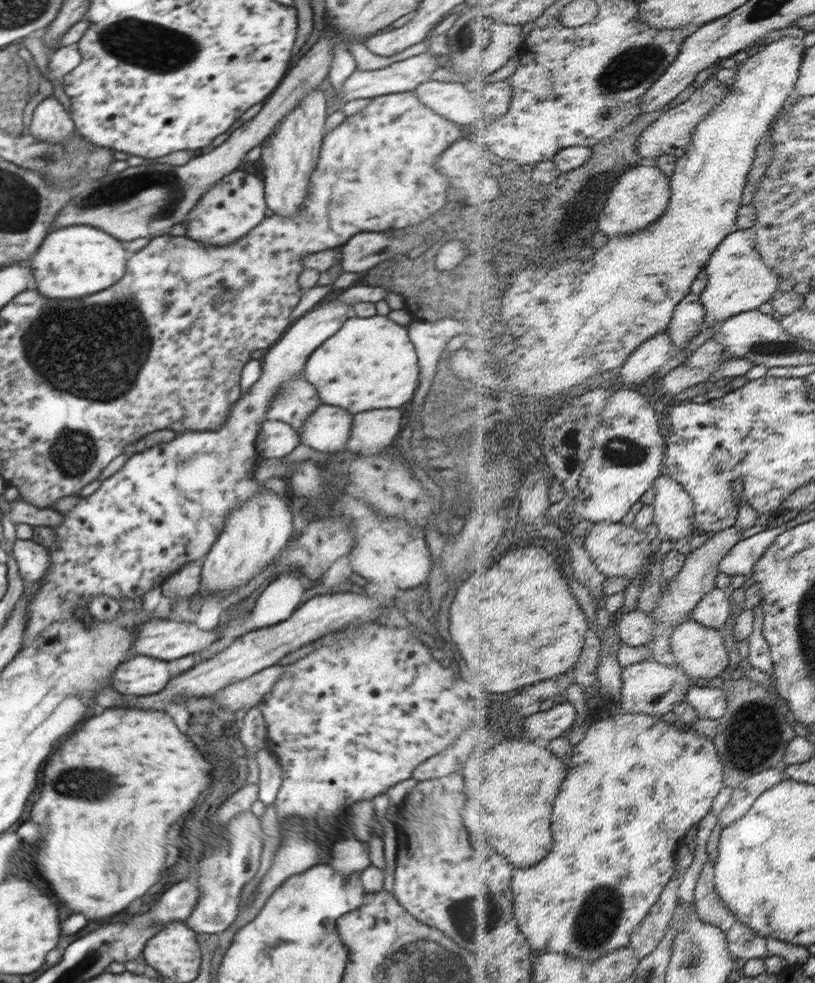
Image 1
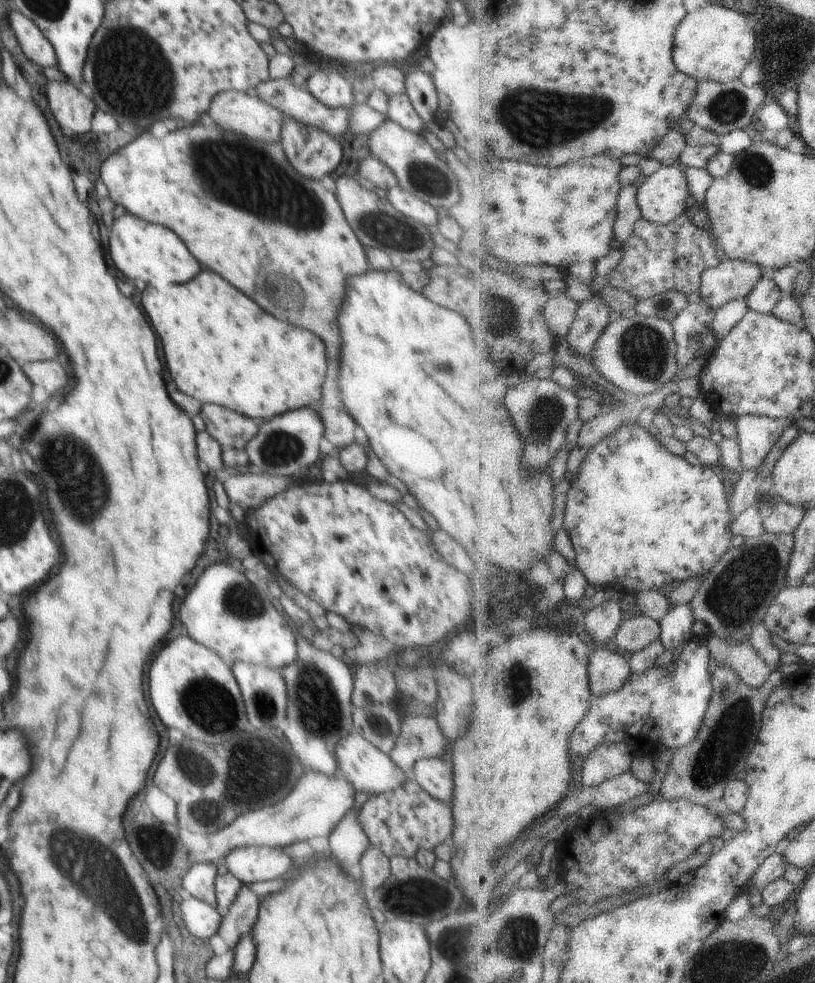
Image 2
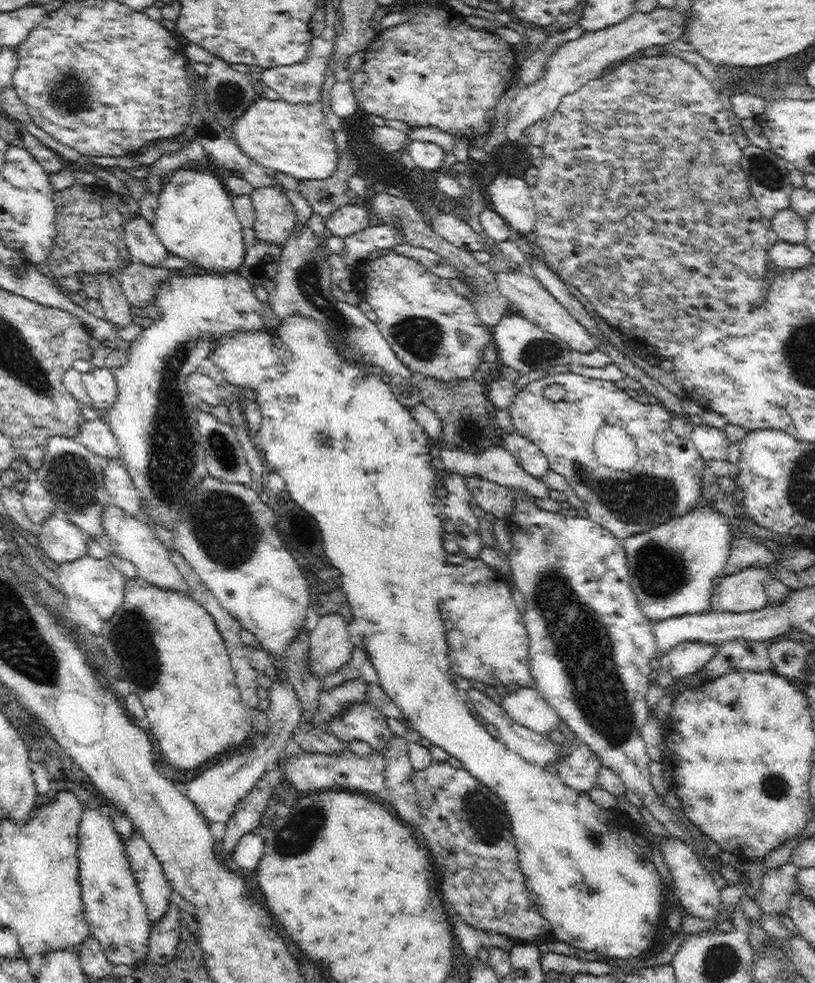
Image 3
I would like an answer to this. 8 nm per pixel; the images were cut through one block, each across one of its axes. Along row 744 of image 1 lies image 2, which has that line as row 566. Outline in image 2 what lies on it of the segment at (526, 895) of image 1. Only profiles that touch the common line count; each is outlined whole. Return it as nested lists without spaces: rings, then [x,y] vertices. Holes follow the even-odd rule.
[[[636,423],[620,427],[607,443],[596,445],[572,484],[564,529],[577,554],[574,567],[582,570],[597,590],[622,585],[628,594],[637,596],[696,576],[706,580],[732,549],[733,508],[724,480],[712,467],[692,465],[684,456],[672,454],[662,444],[661,435],[648,426]]]

